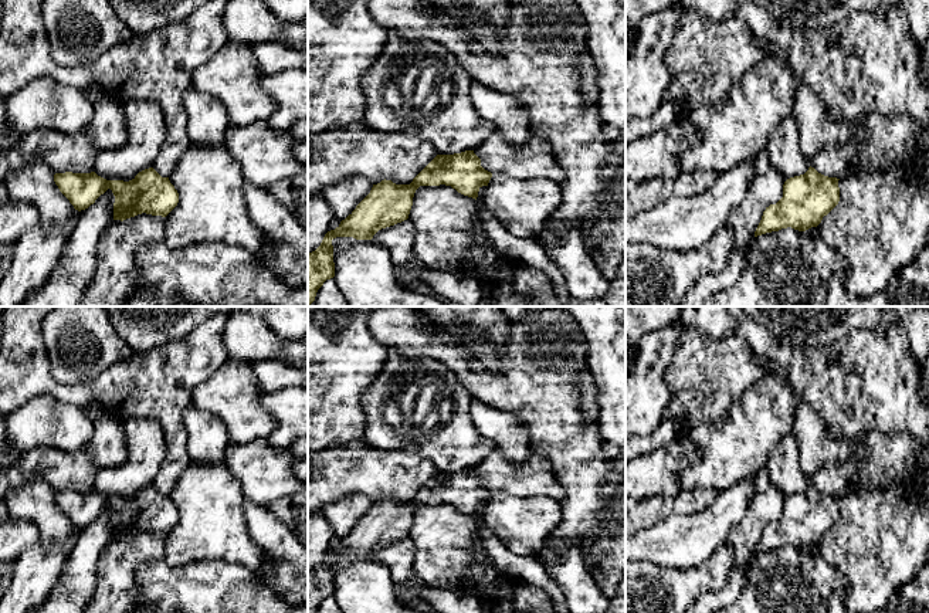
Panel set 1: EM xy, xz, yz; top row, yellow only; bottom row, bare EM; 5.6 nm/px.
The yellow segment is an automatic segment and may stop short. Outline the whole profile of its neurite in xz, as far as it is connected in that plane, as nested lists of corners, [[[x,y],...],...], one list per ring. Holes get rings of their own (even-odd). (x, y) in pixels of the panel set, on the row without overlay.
[[[465,468],[437,473],[410,502],[396,502],[386,497],[373,502],[356,526],[308,572],[308,613],[316,613],[323,600],[335,595],[333,556],[372,558],[379,548],[407,538],[420,504],[445,502],[477,518],[479,507],[488,504],[491,495],[492,491],[481,484],[474,468]]]

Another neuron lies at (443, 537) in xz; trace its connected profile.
[[[420,504],[408,538],[414,542],[413,575],[425,586],[460,590],[472,560],[478,519],[451,504]]]

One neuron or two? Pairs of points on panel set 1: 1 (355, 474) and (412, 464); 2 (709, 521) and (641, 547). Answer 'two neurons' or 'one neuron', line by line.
1: one neuron
2: one neuron

